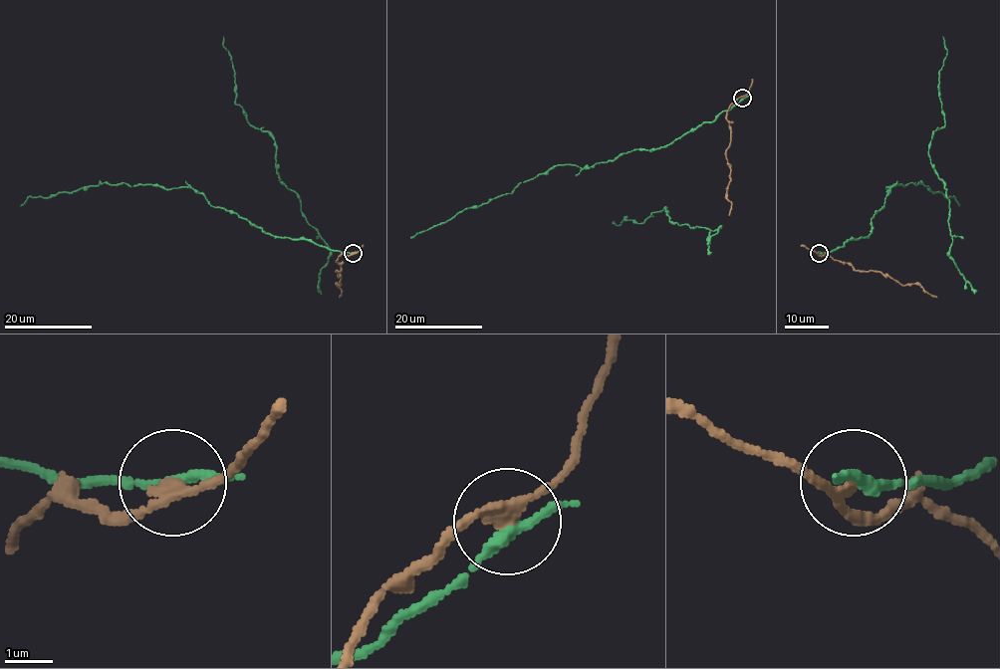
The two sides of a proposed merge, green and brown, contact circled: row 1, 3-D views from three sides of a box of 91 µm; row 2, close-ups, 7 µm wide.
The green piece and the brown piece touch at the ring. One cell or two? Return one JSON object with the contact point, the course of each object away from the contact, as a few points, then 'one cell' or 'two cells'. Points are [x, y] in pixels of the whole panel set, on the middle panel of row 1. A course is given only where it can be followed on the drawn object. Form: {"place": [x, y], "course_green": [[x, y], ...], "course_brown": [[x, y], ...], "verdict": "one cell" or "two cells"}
{"place": [742, 98], "course_green": [[743, 98], [668, 145], [620, 154], [591, 167], [553, 166], [511, 193], [467, 208], [410, 237]], "course_brown": [[743, 98], [732, 104], [726, 115], [731, 134], [726, 150], [731, 169], [727, 197], [732, 205], [728, 215]], "verdict": "one cell"}

